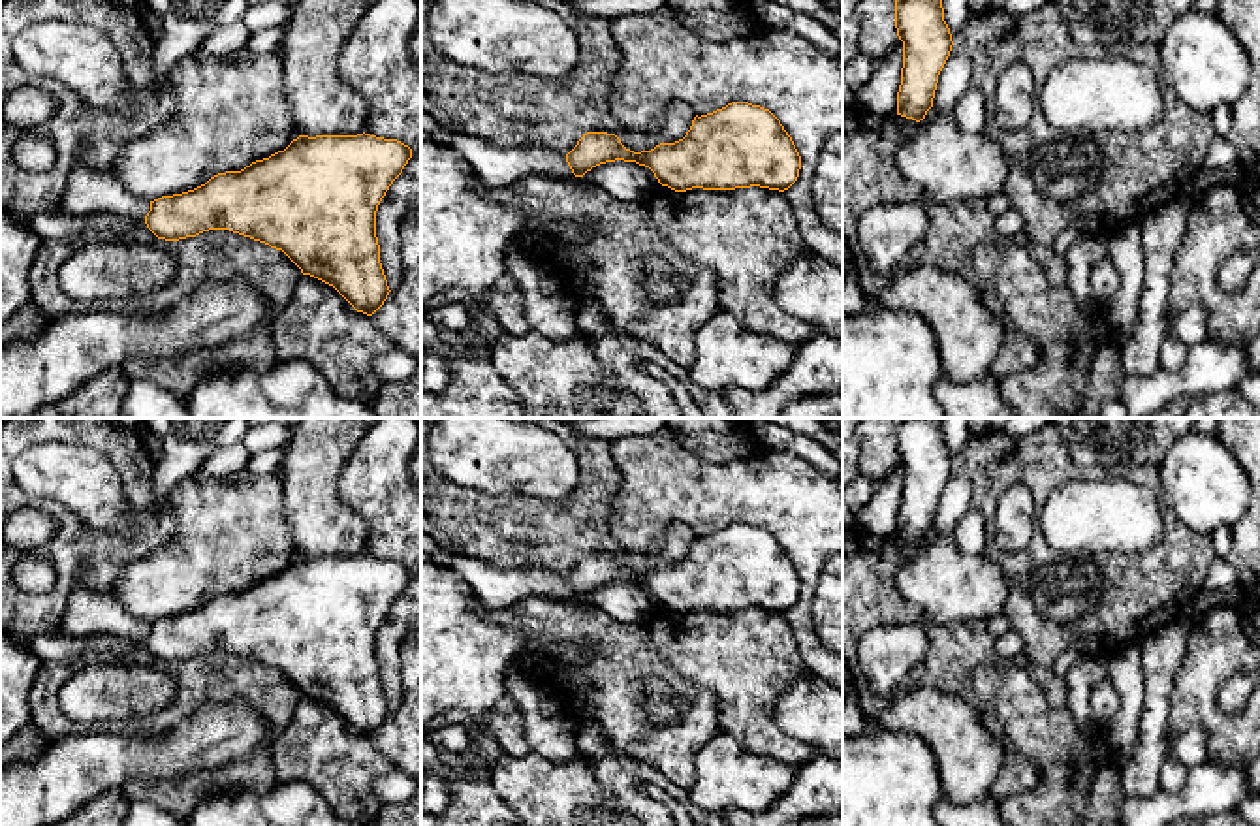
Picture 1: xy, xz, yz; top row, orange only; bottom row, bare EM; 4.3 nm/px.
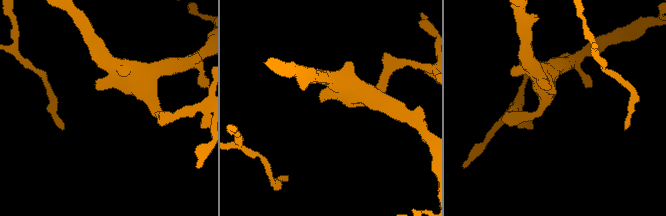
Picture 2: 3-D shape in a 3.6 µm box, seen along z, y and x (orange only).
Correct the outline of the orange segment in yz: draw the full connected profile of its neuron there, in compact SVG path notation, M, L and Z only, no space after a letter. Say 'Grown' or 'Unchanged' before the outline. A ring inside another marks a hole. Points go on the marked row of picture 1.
Unchanged. M895 0L895 28L903 41L897 115L920 122L953 45L942 0Z

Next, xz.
Grown. M748 102L696 115L683 139L641 152L626 149L607 132L583 134L568 154L536 145L495 147L442 128L423 109L421 132L463 154L474 175L489 186L512 186L530 173L583 177L600 164L624 160L649 167L662 186L675 192L750 186L784 192L801 169L801 156L780 120Z

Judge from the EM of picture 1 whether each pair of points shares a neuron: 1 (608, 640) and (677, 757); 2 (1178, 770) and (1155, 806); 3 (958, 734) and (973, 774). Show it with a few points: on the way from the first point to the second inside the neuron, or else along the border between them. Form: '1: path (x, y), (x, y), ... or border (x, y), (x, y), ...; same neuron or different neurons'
1: path (617, 670), (617, 700), (647, 732); same neuron
2: border (1189, 768), (1187, 781), (1178, 791), (1161, 791); different neurons
3: path (961, 744), (969, 755), (969, 764); same neuron

